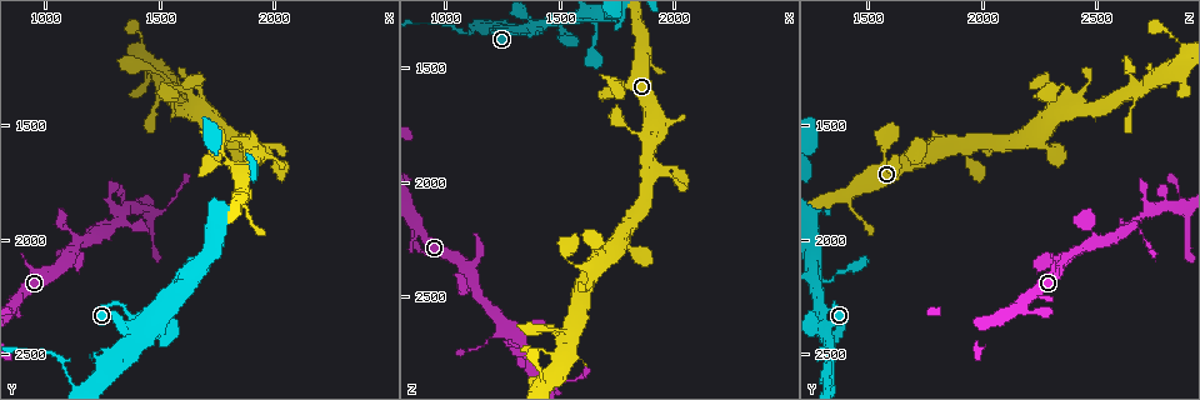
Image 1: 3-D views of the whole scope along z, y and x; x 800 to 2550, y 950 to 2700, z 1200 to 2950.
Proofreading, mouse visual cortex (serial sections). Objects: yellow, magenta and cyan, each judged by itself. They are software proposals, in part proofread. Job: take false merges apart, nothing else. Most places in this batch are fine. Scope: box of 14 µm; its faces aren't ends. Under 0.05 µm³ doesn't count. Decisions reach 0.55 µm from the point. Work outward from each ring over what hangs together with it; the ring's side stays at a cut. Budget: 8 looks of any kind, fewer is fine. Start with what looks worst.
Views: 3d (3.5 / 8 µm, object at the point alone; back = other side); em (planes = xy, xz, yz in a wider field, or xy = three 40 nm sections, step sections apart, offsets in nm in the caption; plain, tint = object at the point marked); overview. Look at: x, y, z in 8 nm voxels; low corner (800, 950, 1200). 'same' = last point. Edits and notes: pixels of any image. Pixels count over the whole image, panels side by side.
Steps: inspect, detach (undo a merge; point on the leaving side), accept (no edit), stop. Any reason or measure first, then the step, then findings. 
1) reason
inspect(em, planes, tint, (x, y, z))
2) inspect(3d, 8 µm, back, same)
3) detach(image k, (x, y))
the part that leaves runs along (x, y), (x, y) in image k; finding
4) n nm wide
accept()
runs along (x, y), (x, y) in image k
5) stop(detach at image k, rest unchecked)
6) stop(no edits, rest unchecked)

abrupt turn
inspect(3d, 8 µm, (1110, 2610, 1350))

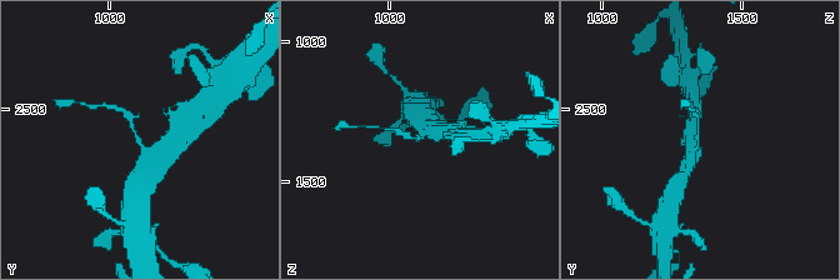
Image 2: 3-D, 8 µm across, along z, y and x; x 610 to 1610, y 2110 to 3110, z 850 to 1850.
arms of 150, 450 nm
inspect(em, xy, step 3, tint, (1110, 2610, 1350))

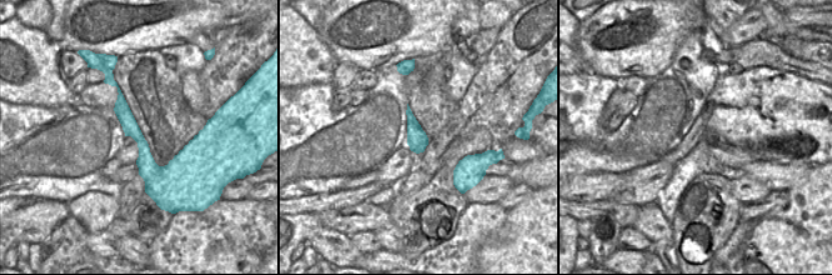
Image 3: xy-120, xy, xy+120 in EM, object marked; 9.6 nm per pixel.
detach(image 2, (126, 114))
a second cell is stuck on

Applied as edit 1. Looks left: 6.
abrupt turn
inspect(3d, 8 µm, (2000, 1620, 1930))

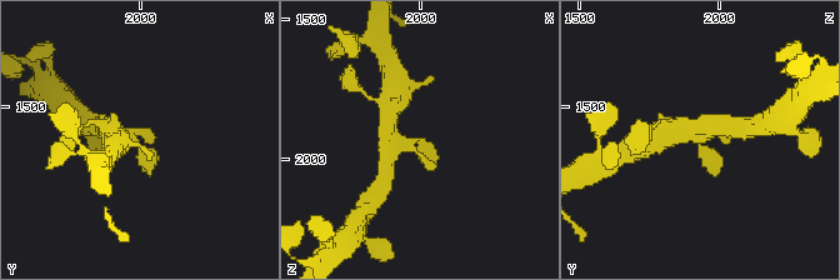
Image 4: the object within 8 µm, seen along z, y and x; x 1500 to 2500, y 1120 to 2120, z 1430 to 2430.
inspect(3d, 3.5 µm, (2000, 1630, 1930))

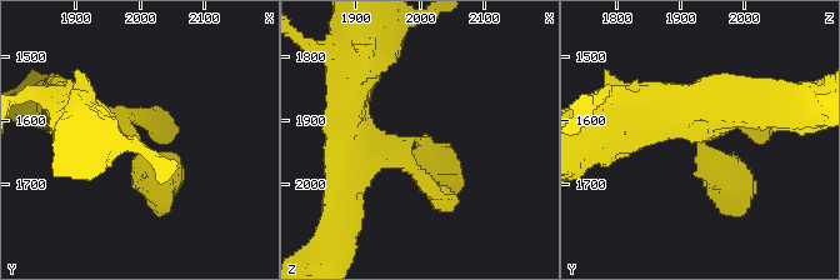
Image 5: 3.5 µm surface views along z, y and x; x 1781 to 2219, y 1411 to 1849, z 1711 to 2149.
accept()
runs along (76, 125), (126, 121), (156, 205) in image 5; all the same cell

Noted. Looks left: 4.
sharp bend
inspect(3d, 3.5 µm, (1420, 1850, 2870))

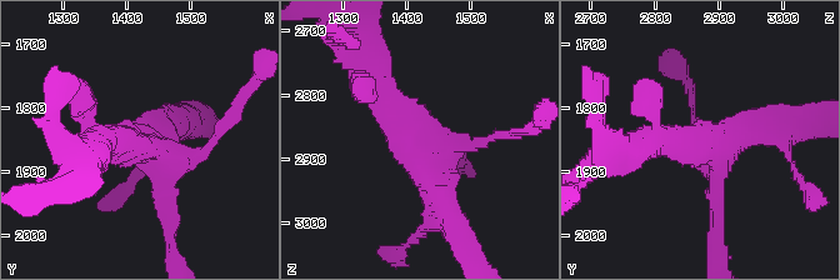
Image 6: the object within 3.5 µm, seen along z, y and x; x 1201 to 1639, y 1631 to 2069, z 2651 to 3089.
4 arms; arms of 200, 250, 300, 450 nm
inspect(em, xy, step 2, tint, (1420, 1860, 2875))

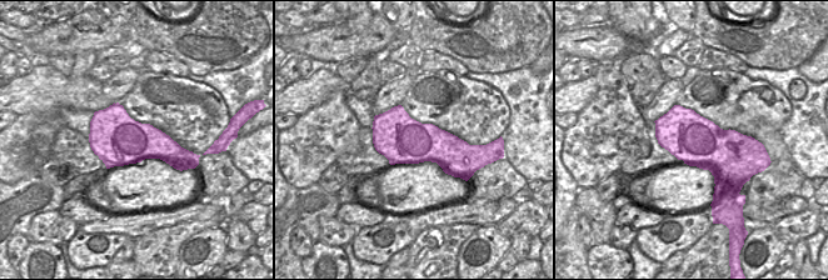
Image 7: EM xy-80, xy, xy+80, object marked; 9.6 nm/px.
accept()
runs along (374, 78), (398, 121), (448, 158) in image 6; all the same cell

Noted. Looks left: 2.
stop(detach at image 2, rest unchecked)

